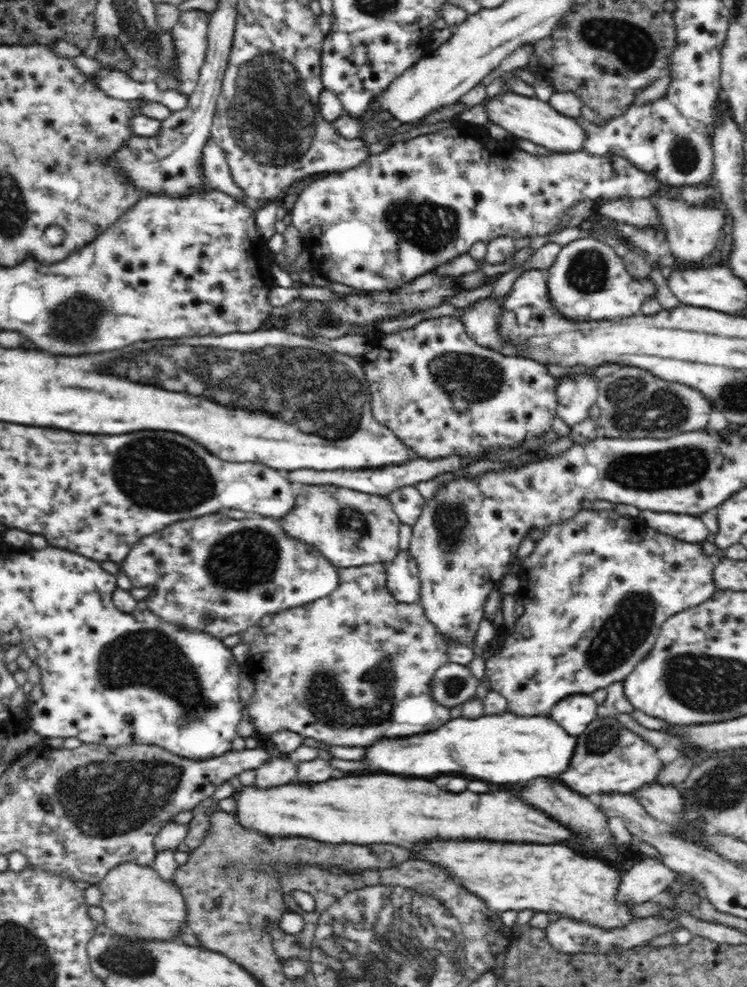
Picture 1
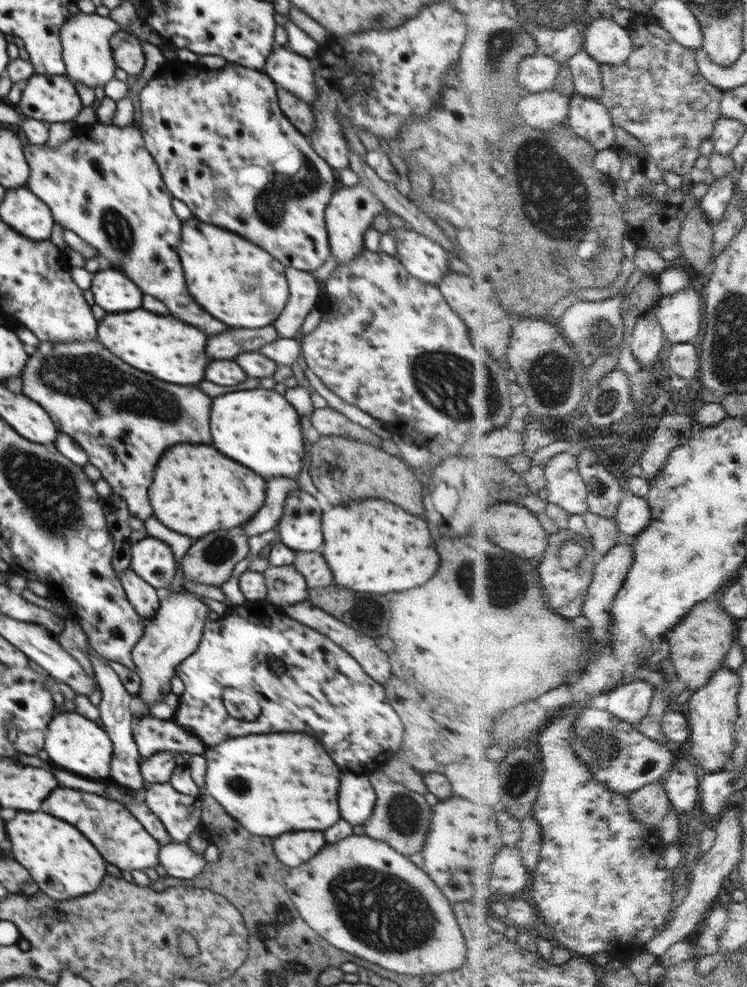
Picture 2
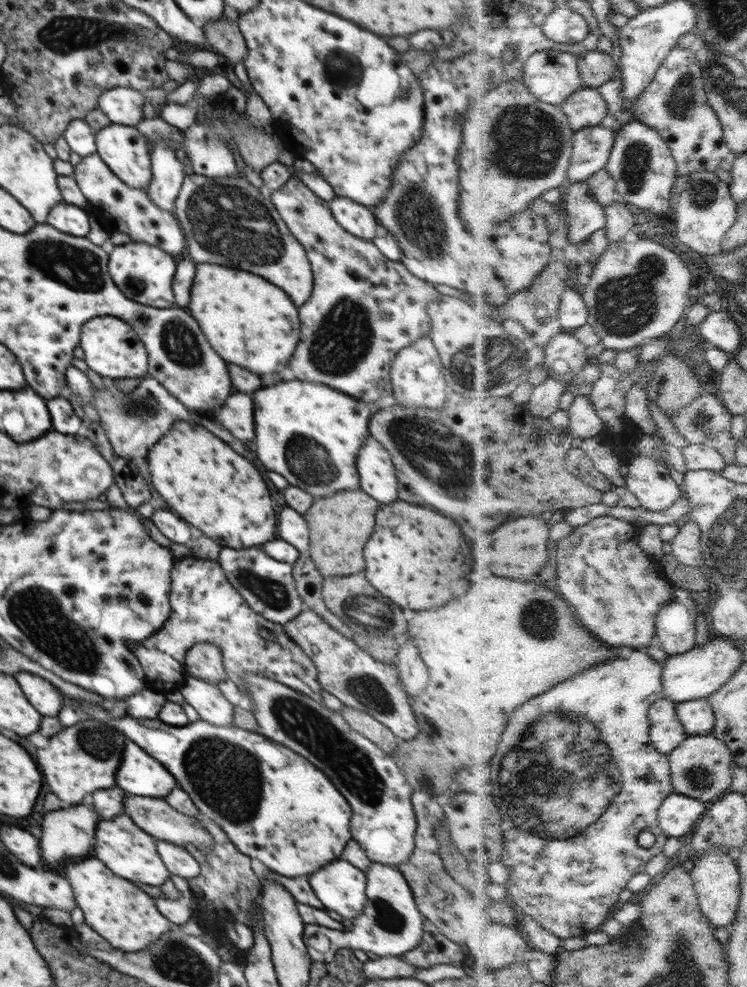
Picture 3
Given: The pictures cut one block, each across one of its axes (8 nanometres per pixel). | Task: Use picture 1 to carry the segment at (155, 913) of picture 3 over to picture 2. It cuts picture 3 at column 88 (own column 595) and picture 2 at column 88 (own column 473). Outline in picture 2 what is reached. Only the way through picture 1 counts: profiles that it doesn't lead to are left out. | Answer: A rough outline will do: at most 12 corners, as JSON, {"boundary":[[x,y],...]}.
{"boundary":[[46,812],[6,824],[14,860],[43,894],[98,889],[106,866],[72,824]]}

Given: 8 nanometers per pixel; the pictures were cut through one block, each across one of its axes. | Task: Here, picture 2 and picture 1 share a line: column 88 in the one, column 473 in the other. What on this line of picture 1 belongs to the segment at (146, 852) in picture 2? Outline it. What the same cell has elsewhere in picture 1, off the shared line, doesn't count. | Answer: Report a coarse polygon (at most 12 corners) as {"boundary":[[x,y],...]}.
{"boundary":[[402,776],[242,788],[236,818],[323,843],[576,836],[510,792]]}

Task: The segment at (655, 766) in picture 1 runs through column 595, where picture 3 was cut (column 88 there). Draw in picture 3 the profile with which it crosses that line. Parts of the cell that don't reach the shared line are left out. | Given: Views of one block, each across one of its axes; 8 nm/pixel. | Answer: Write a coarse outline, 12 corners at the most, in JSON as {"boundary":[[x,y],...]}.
{"boundary":[[82,719],[36,752],[50,792],[80,804],[114,786],[128,740]]}

